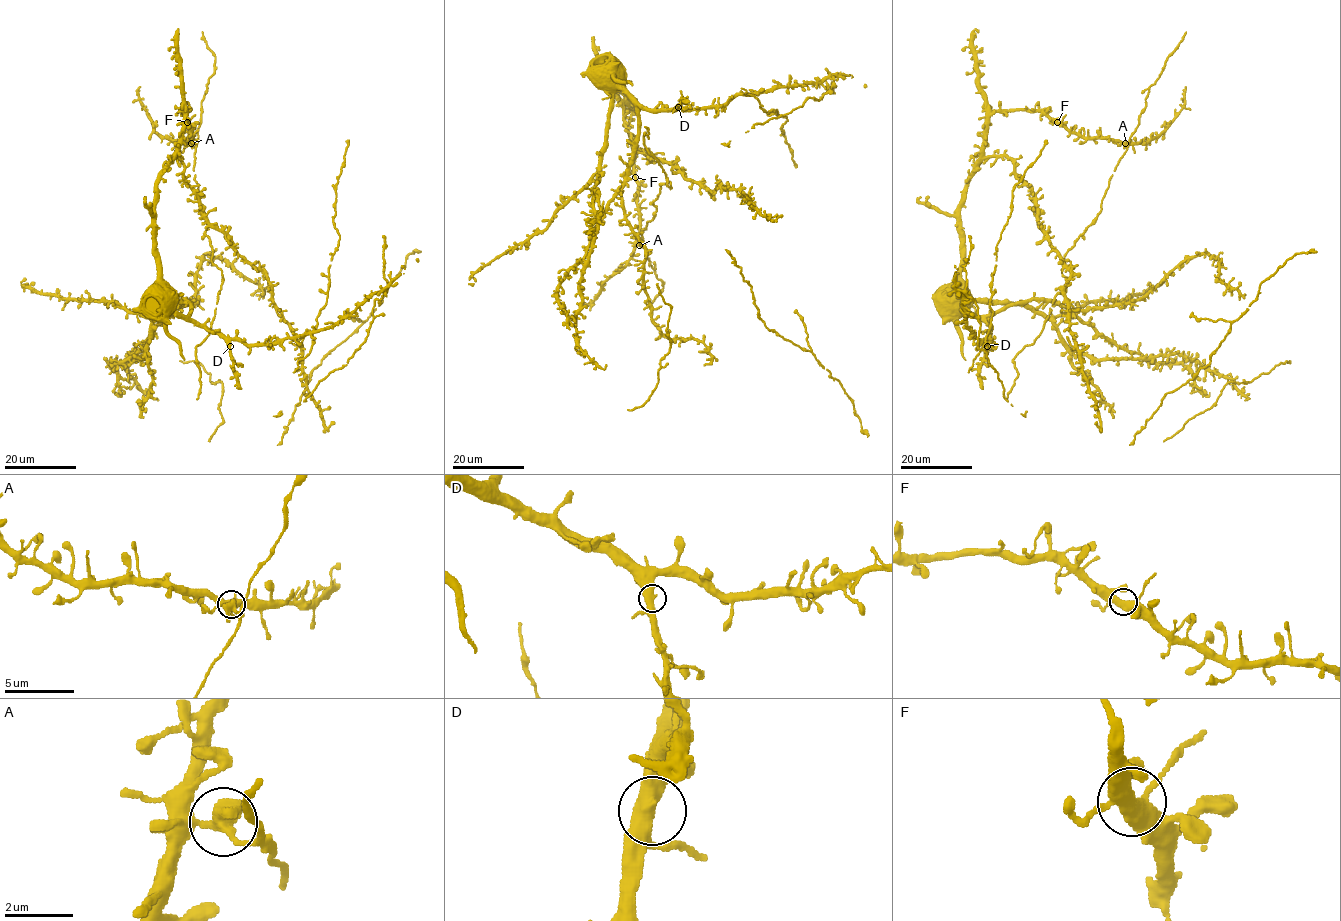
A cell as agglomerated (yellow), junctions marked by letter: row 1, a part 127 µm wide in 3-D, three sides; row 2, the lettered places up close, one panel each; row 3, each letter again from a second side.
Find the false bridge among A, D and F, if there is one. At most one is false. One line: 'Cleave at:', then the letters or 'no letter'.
Cleave at: no letter

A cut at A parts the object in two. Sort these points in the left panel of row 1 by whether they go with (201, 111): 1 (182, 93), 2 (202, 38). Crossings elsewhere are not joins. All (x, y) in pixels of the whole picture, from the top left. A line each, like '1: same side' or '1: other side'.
1: other side
2: same side

